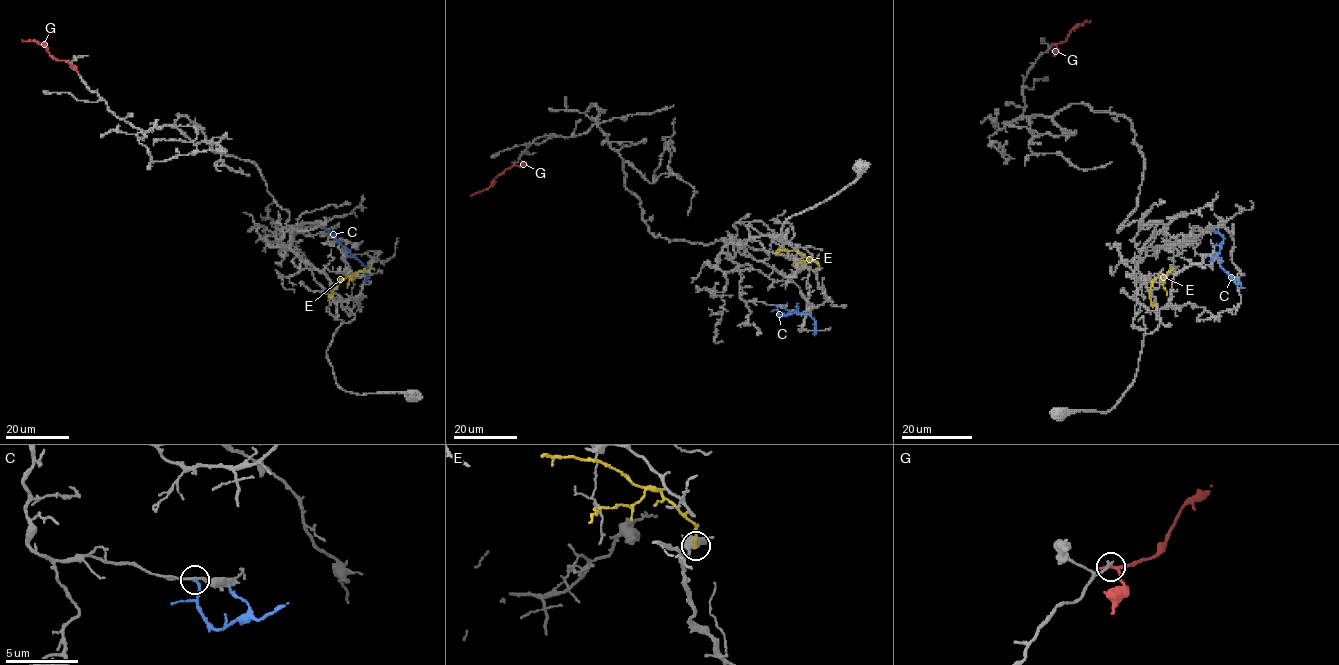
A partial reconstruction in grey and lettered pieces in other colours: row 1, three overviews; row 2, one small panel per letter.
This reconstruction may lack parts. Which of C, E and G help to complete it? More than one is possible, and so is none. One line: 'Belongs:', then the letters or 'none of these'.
Belongs: none of these

